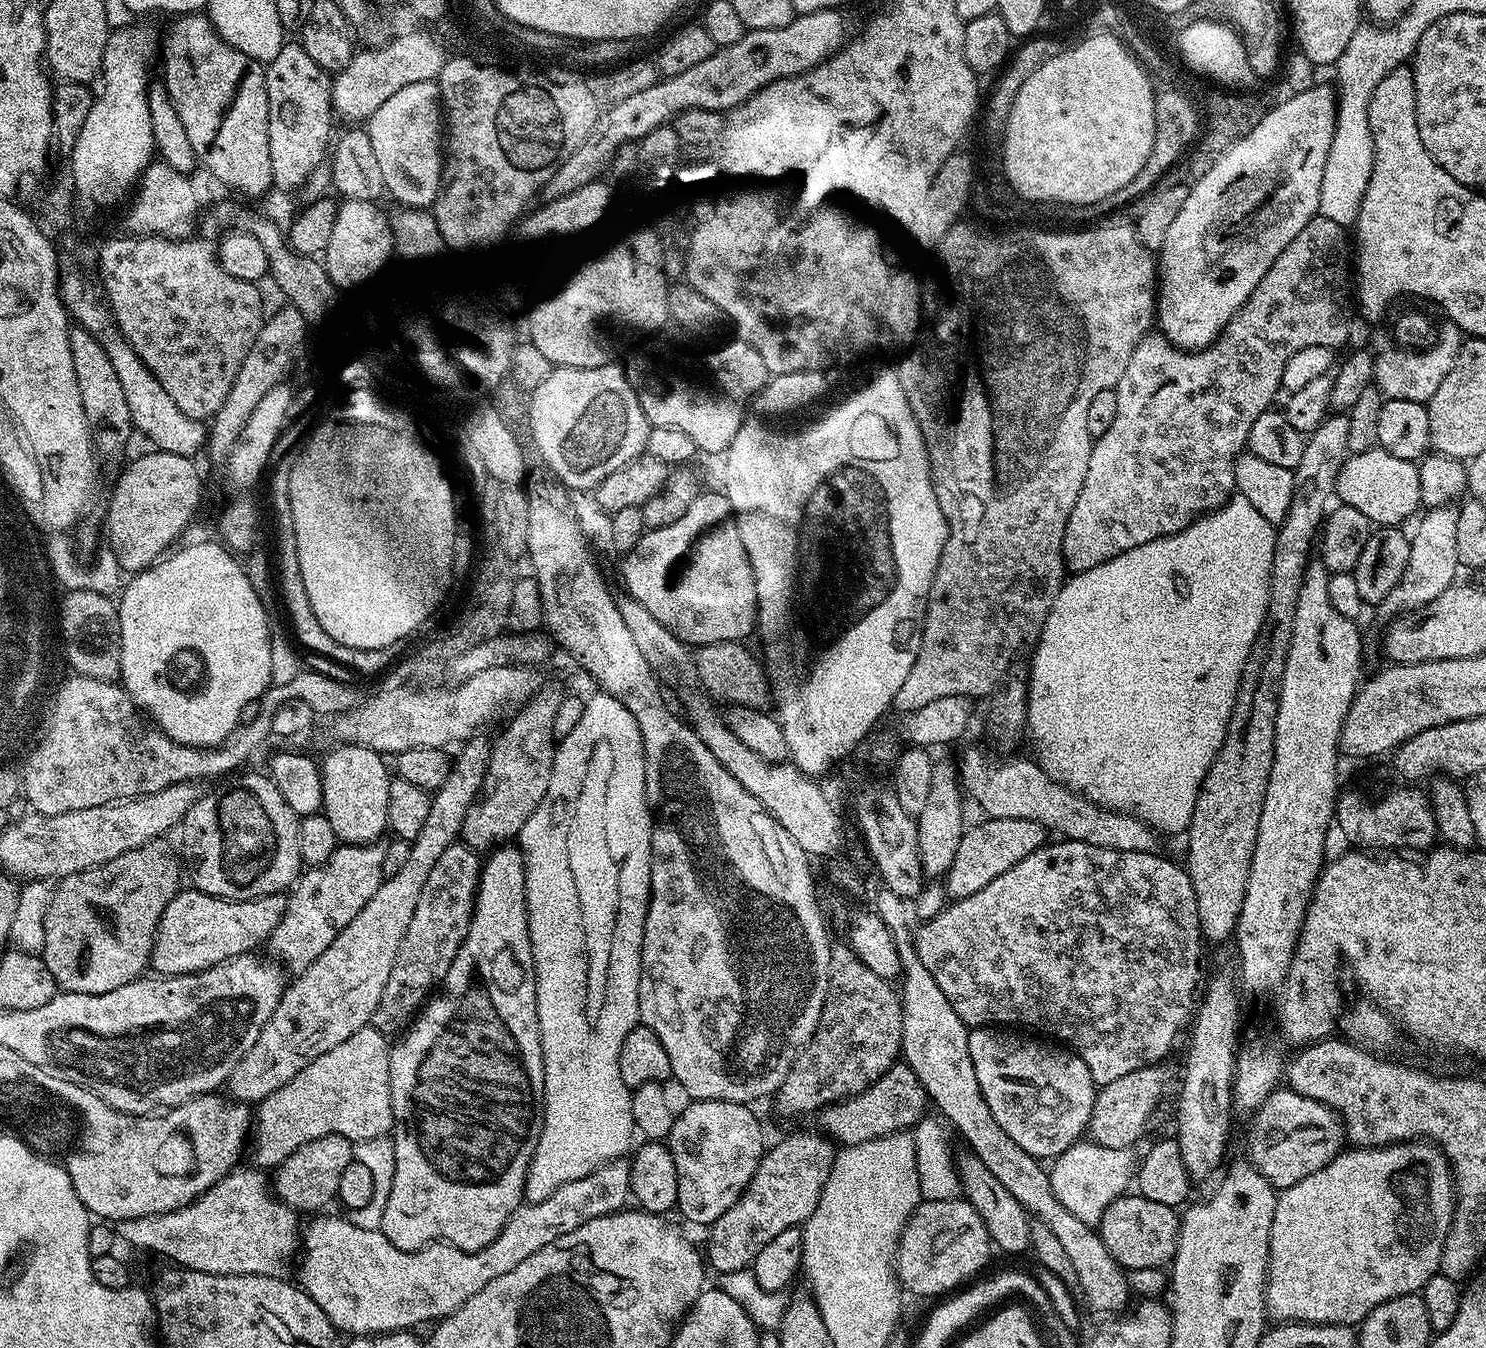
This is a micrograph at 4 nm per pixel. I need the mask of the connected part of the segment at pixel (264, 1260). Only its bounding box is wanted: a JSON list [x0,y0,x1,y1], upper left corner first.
[118,1168,302,1277]

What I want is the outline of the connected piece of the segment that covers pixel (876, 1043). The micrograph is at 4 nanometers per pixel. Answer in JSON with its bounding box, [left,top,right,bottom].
[774,943,902,1115]

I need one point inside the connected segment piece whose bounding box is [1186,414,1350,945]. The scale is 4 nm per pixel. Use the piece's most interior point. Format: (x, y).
(1221, 837)

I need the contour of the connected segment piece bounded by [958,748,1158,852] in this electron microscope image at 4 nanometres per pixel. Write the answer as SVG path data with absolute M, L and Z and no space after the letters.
M968 748L964 757L958 760L958 784L963 795L969 801L972 800L984 811L988 818L1030 818L1030 822L1038 822L1049 833L1066 840L1077 840L1094 846L1102 846L1110 850L1122 850L1123 852L1150 852L1157 846L1157 833L1149 828L1144 821L1126 812L1111 812L1109 808L1100 808L1092 804L1079 792L1072 792L1063 788L1058 782L1054 782L1048 773L1041 770L1039 763L1032 760L1008 760L1012 758L996 758L987 756L980 748Z

